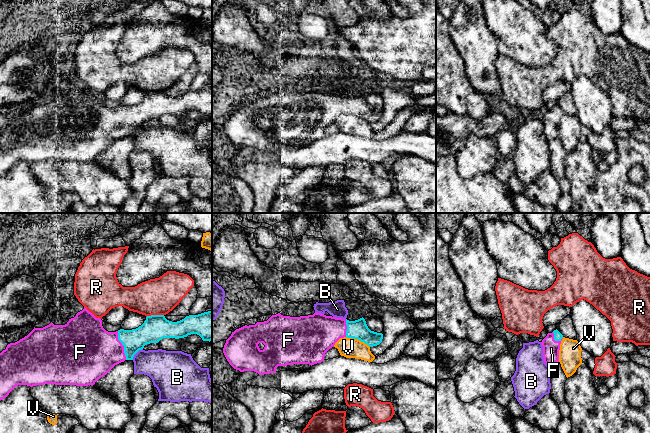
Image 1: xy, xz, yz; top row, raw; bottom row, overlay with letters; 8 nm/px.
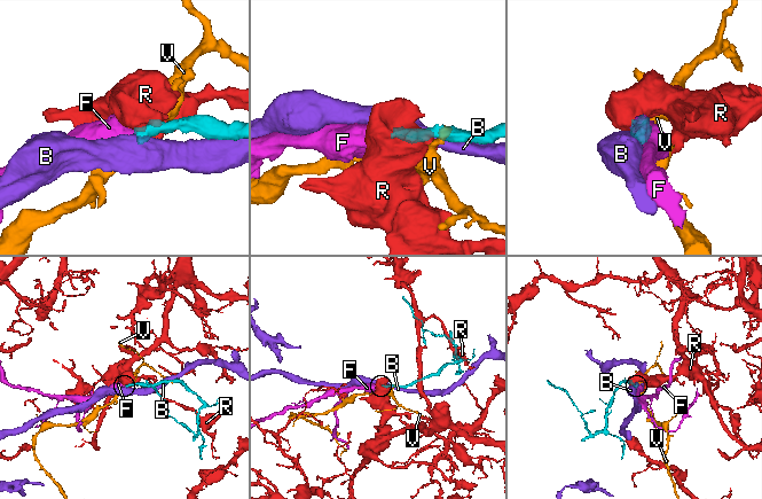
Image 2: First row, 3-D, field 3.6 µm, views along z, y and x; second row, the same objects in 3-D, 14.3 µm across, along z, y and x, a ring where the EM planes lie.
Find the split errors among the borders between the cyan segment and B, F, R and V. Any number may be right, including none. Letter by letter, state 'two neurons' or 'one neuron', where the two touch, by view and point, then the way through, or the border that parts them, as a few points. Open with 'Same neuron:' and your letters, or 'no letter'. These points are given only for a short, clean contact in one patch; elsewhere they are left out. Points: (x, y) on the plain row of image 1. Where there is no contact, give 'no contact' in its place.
Same neuron: F
B: two neurons; meets cyan in xy at (136, 128); border along xy (142, 124), (132, 135)
F: one neuron; meets cyan in xy at (122, 120); runs through xy (150, 107), (122, 120), (100, 128), (92, 128)
R: two neurons; meets cyan in xy at (154, 91); border along xy (163, 90), (151, 90), (146, 93)
V: two neurons; meets cyan in xz at (358, 115); border along xz (346, 112), (357, 114), (369, 123)

